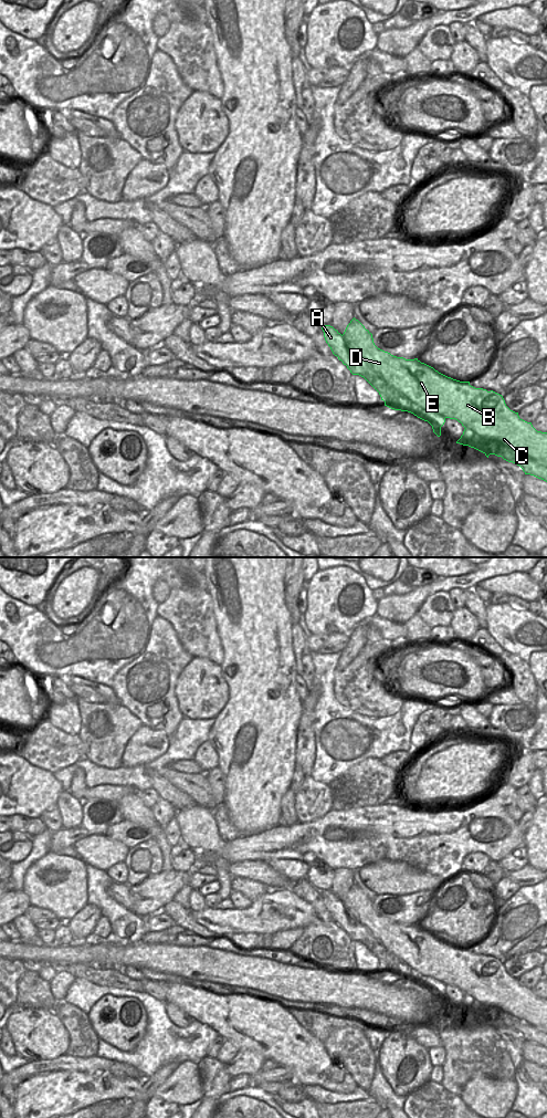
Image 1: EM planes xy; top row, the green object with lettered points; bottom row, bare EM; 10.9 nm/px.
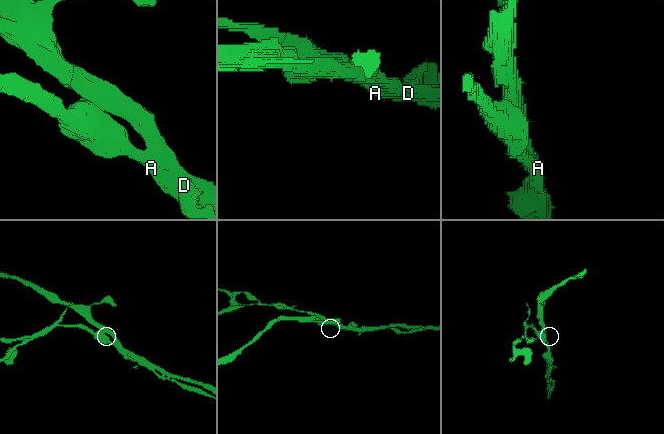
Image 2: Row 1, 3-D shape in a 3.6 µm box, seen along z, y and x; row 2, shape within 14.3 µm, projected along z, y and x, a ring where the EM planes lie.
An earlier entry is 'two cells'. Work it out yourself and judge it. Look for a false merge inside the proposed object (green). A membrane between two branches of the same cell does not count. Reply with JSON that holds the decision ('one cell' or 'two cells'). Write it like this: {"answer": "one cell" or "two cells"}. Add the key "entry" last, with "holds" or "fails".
{"answer": "two cells", "entry": "holds"}

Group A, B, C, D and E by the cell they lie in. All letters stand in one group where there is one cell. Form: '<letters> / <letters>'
A / B C D E

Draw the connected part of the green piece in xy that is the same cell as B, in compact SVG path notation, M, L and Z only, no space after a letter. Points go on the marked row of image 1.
M355 317L343 335L360 357L407 398L415 400L423 397L428 401L429 410L444 418L457 420L465 430L473 430L483 440L497 443L504 449L513 450L537 462L547 462L547 432L537 431L532 422L520 419L518 412L506 406L502 395L493 390L475 388L470 385L470 382L448 377L418 358L406 359L378 348L374 343L372 334Z

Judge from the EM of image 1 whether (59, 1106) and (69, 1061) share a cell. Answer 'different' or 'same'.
different

